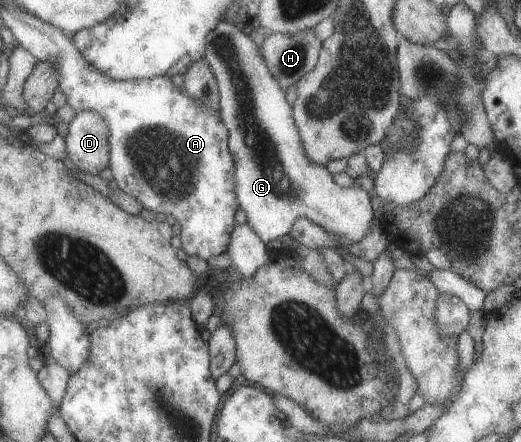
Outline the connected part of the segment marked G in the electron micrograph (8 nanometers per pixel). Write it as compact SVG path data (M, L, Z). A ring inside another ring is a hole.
M227 20L219 21L218 25L210 32L208 36L206 46L206 61L211 65L214 70L216 77L218 78L218 85L220 88L220 111L222 112L223 120L226 122L228 129L230 130L230 149L232 150L235 157L236 176L238 178L238 199L240 206L247 216L247 222L256 230L256 233L263 239L265 244L273 242L273 240L280 239L285 234L290 235L290 232L294 228L294 224L302 218L310 218L313 222L320 224L325 230L341 235L349 240L350 243L361 242L369 232L371 232L371 222L375 220L375 208L371 208L371 192L363 190L363 188L343 187L339 186L333 175L325 165L320 165L310 159L310 156L306 152L302 136L296 120L294 119L294 105L291 106L291 102L287 100L287 94L283 90L282 84L278 78L272 73L264 54L262 53L261 47L255 44L255 40L250 38L245 32L241 32L237 25Z

